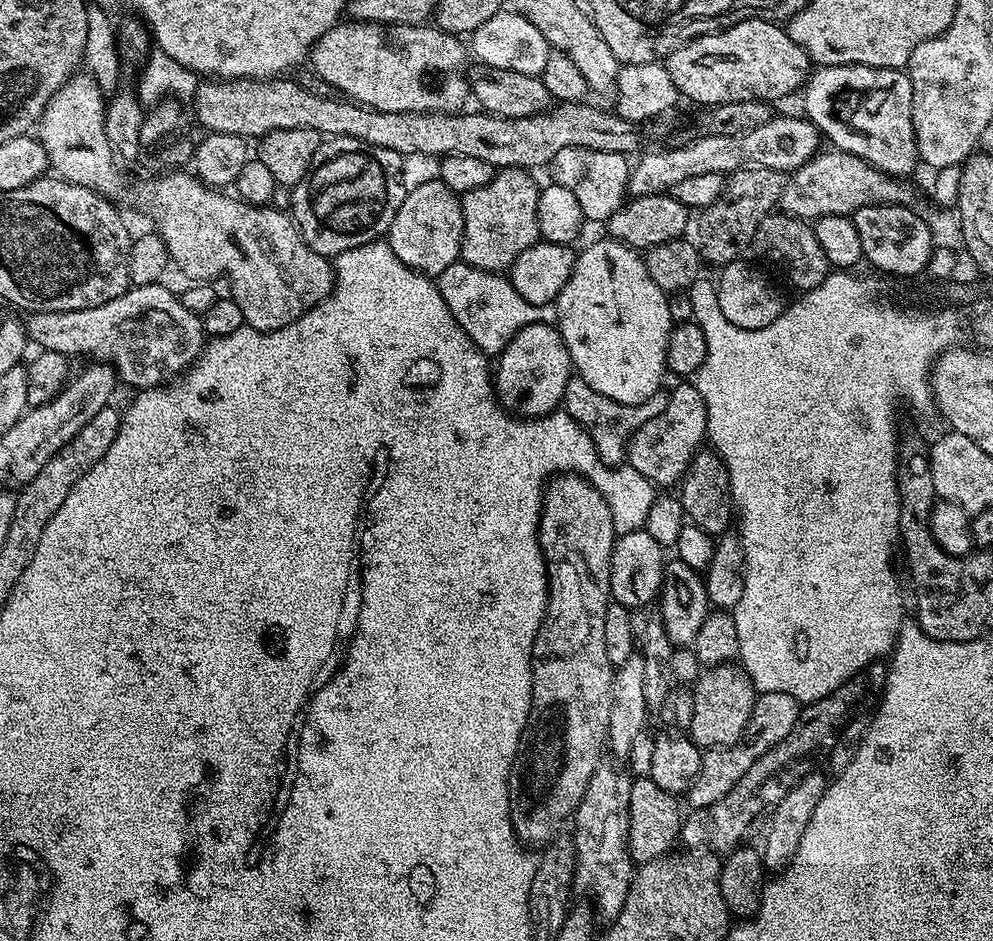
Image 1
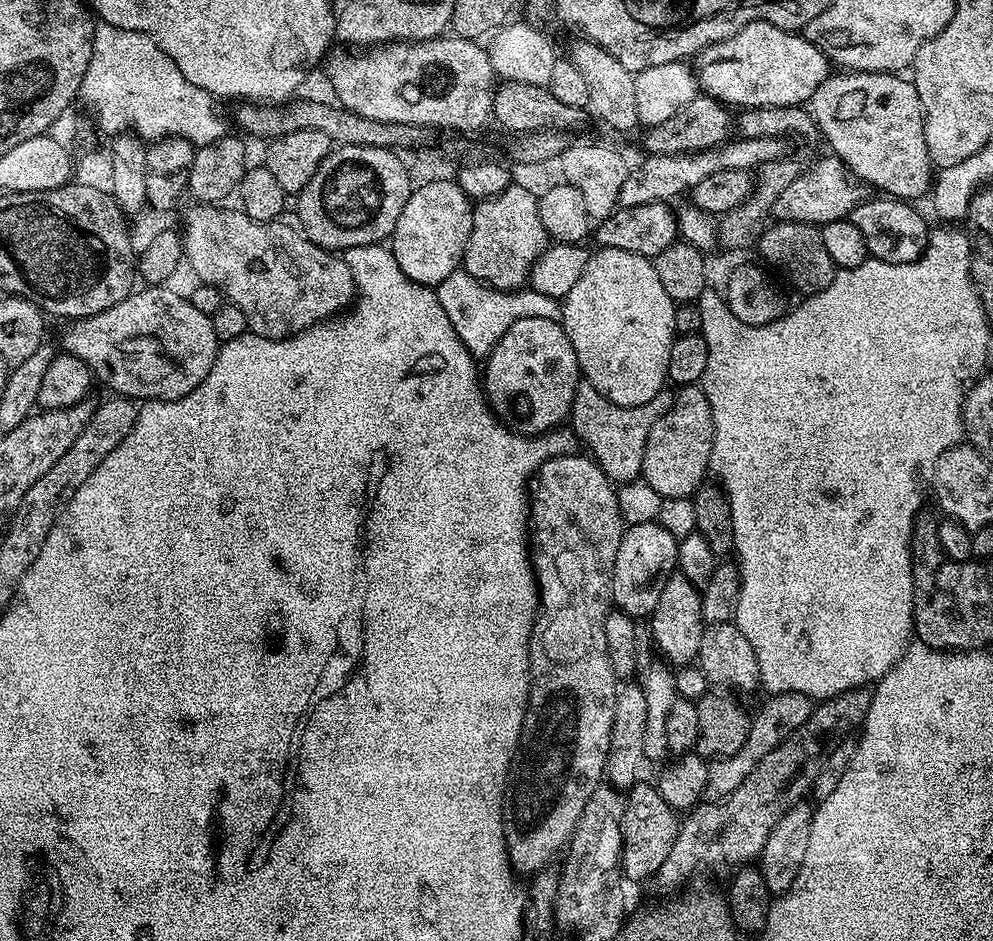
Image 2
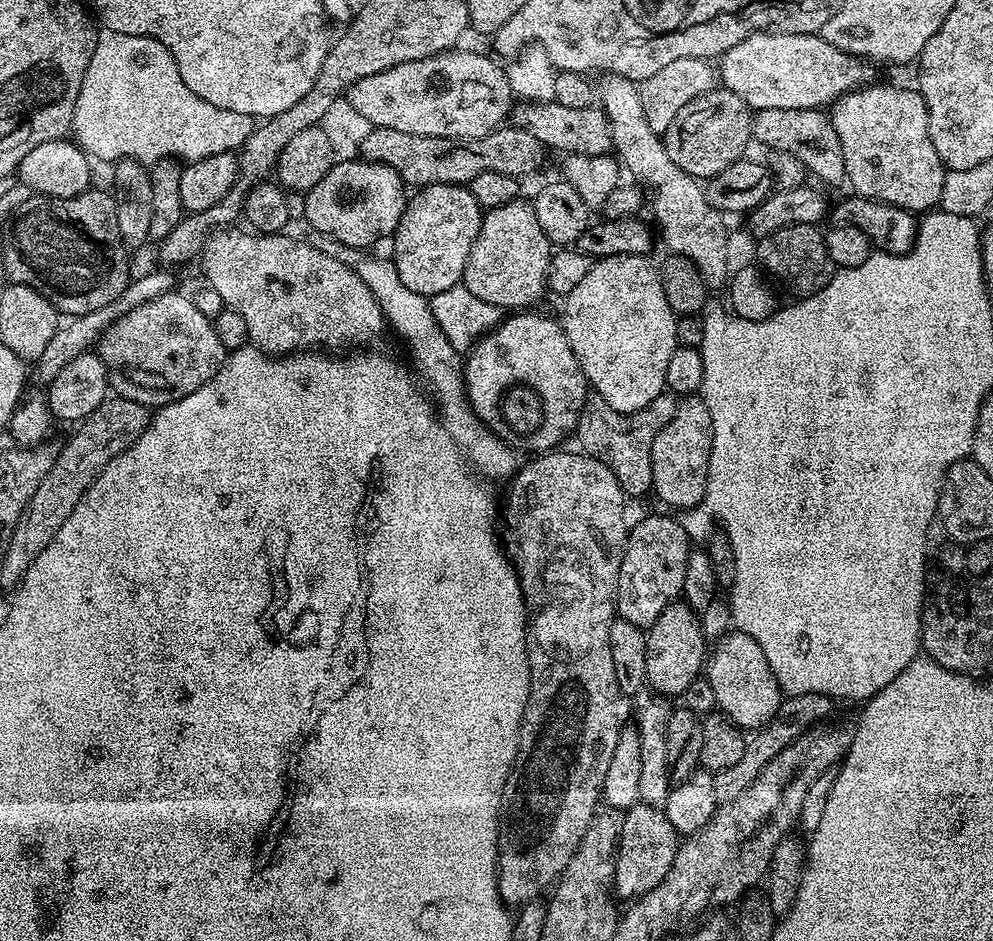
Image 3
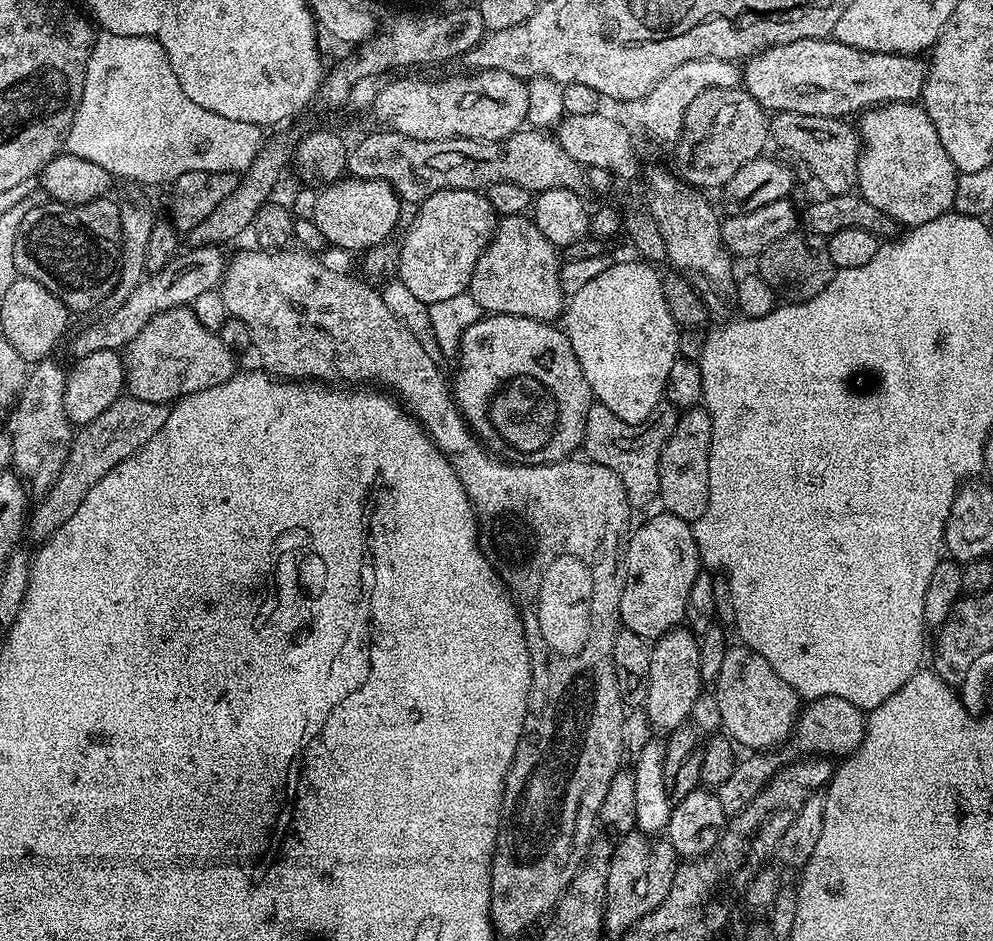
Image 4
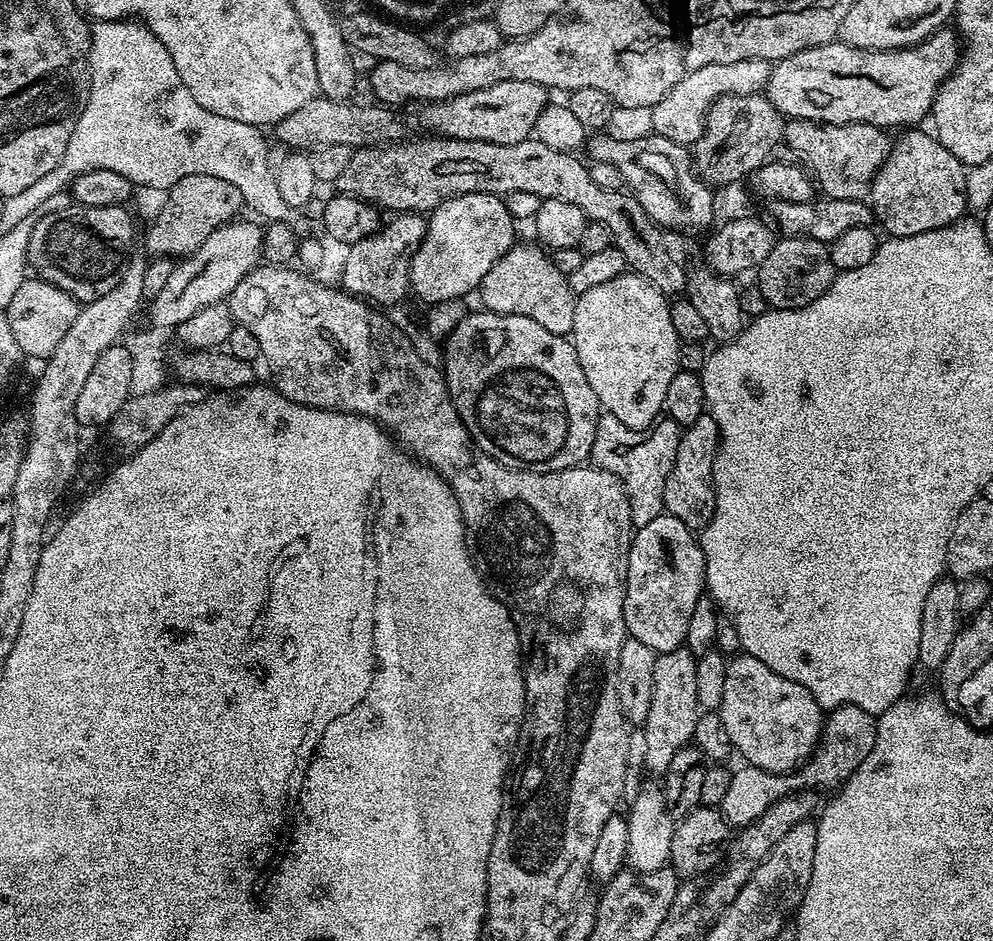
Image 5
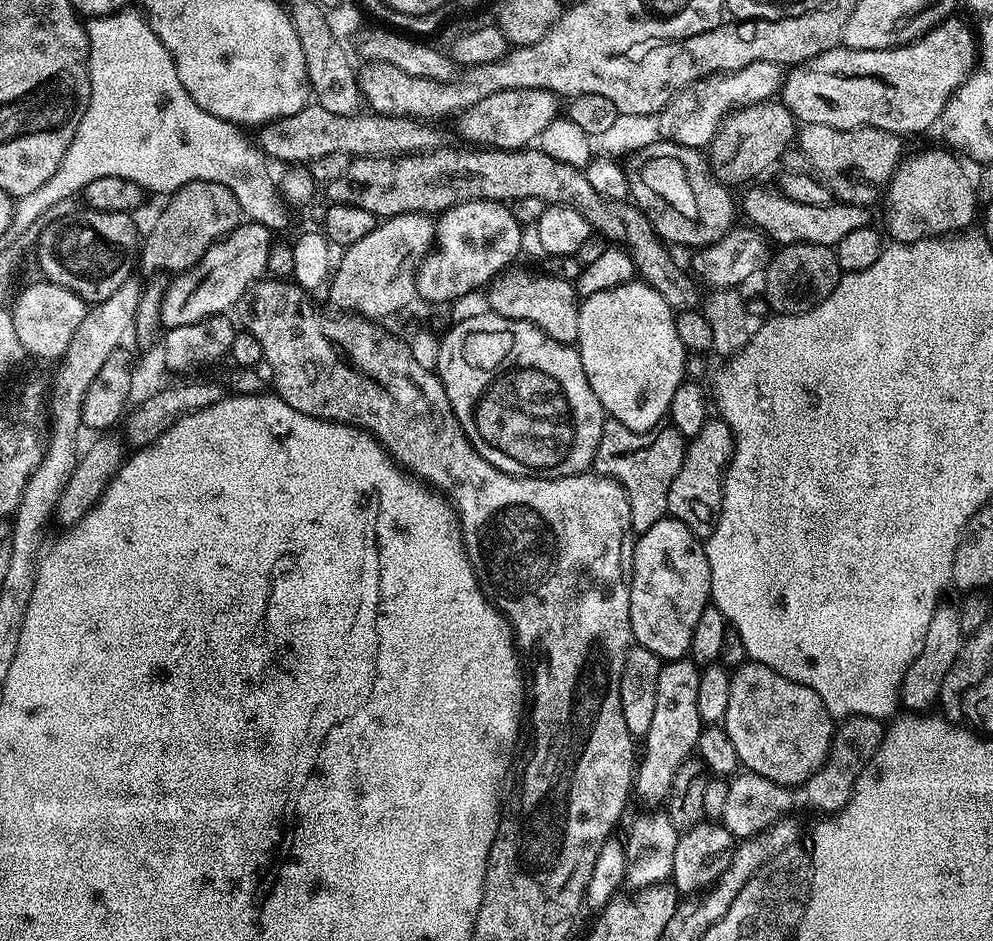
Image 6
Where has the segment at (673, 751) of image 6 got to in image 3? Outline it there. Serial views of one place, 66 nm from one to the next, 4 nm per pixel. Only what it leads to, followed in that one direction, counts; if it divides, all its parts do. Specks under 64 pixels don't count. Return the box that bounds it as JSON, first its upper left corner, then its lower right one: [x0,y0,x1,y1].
[646,602,706,697]

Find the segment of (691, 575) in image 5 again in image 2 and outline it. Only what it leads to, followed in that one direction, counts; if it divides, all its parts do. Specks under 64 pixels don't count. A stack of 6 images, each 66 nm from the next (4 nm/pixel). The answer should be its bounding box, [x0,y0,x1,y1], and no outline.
[612,524,678,618]

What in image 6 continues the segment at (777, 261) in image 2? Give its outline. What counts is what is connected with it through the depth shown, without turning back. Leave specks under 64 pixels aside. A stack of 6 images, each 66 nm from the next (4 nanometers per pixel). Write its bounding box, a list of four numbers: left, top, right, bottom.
[762,244,842,316]

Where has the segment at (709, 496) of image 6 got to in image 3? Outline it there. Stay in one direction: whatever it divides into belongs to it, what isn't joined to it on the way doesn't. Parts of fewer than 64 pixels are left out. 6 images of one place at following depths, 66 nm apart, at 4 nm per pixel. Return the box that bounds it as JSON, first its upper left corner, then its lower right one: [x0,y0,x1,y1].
[650,394,712,510]

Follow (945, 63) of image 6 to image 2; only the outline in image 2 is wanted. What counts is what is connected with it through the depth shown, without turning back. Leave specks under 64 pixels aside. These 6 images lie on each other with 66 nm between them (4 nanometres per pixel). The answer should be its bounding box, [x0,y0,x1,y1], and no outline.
[694,20,830,109]

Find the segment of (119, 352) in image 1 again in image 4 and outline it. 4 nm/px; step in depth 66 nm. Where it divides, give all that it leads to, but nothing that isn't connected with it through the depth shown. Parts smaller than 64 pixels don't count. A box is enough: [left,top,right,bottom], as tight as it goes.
[125,307,238,404]

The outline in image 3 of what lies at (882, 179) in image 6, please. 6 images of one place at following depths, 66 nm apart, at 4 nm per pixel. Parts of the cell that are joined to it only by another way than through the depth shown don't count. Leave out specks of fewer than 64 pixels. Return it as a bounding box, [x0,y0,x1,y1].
[752,108,845,184]

